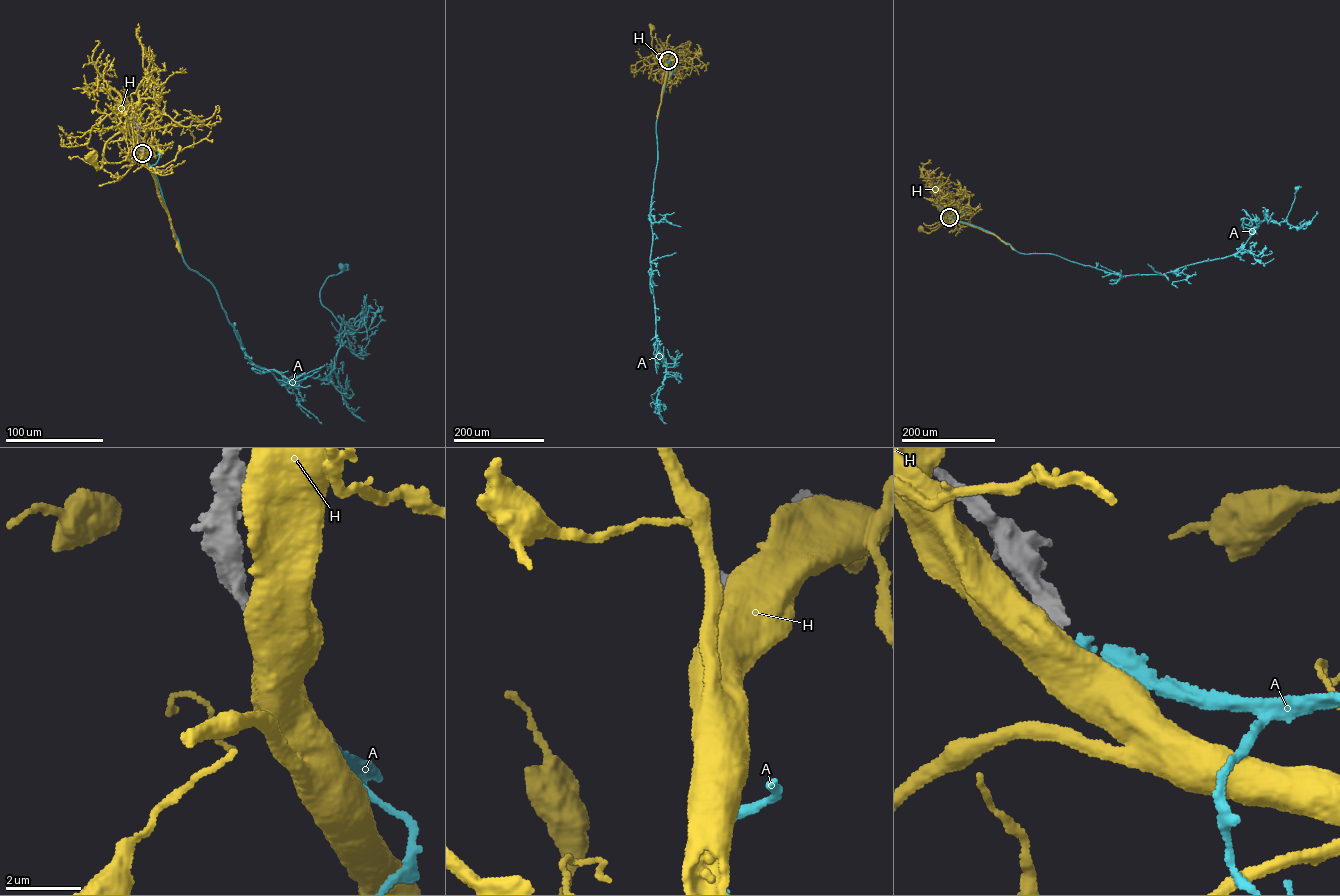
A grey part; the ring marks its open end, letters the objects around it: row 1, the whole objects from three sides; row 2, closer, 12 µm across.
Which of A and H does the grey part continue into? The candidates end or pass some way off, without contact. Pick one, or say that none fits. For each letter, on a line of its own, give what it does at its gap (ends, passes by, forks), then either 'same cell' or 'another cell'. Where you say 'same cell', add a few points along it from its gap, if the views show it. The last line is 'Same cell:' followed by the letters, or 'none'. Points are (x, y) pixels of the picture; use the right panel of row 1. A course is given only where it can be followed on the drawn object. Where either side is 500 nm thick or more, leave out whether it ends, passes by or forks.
A: it ends | same cell | via (949, 217), (1020, 253), (1123, 276), (1163, 274), (1237, 253), (1259, 222), (1285, 220), (1296, 188)
H: another cell
Same cell: A

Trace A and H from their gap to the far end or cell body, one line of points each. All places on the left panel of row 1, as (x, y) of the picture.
A: (142, 153), (184, 261), (280, 382), (327, 378), (347, 322), (351, 335), (320, 299), (341, 267)
H: (142, 153), (144, 140), (130, 128), (108, 140), (102, 166), (98, 169), (91, 153)

